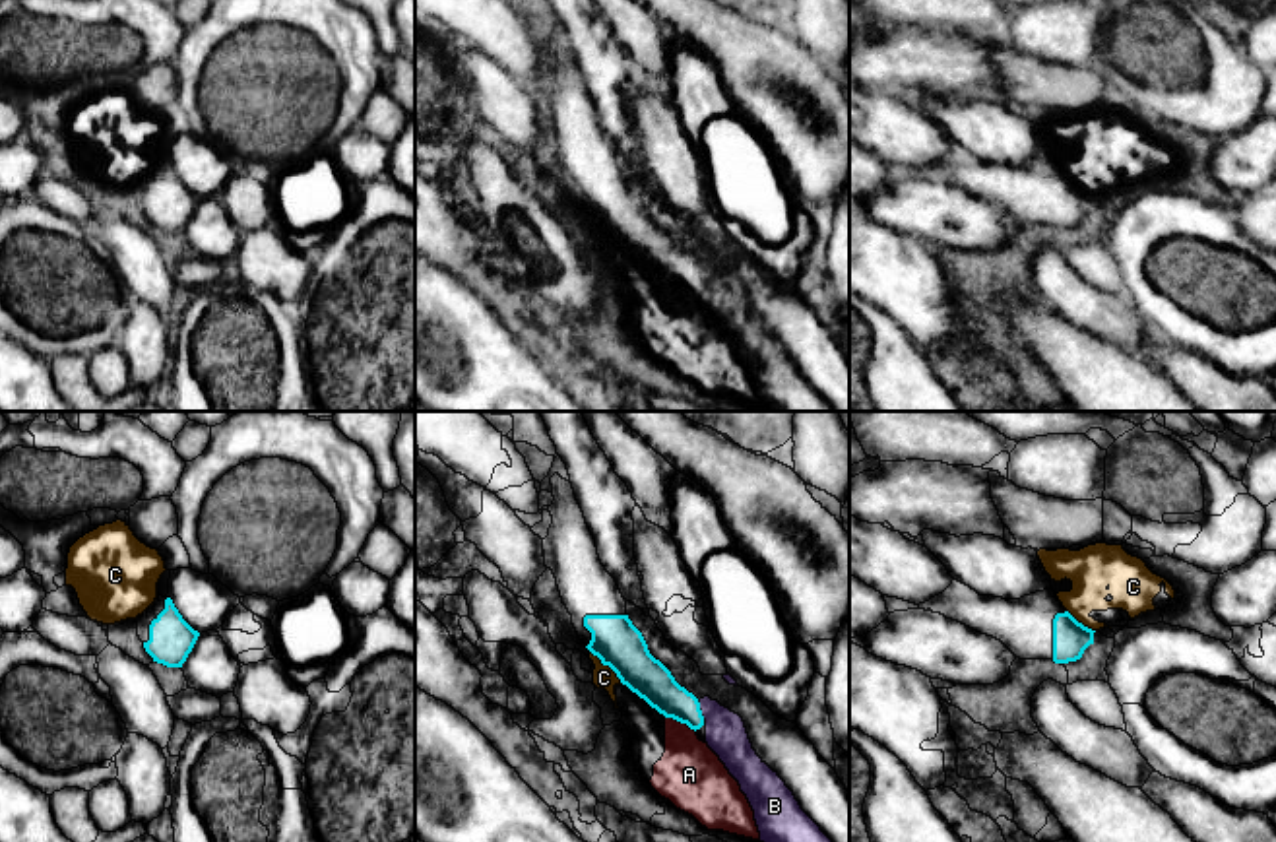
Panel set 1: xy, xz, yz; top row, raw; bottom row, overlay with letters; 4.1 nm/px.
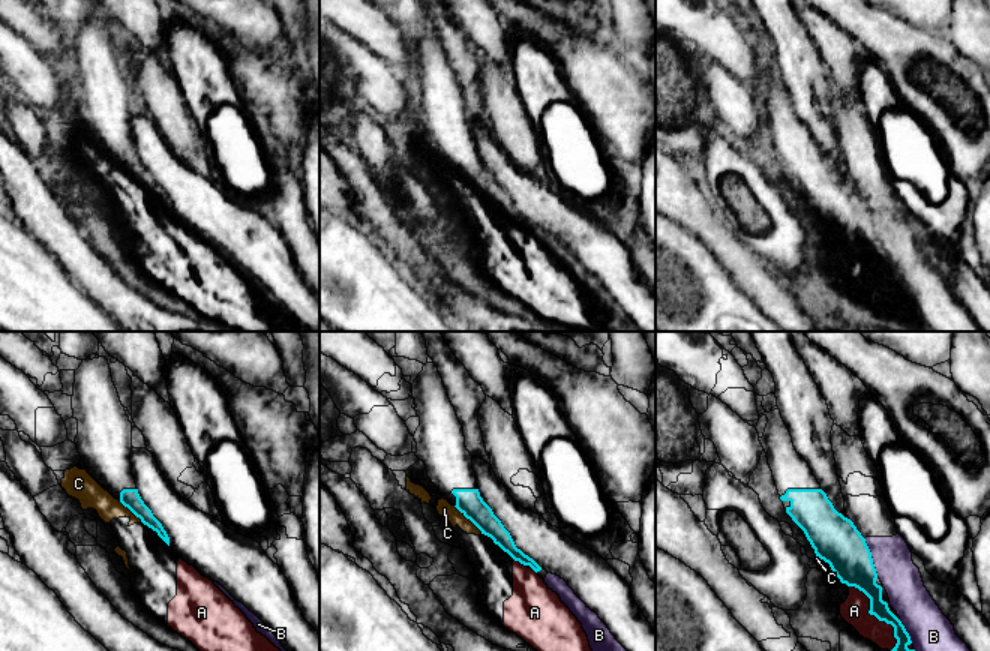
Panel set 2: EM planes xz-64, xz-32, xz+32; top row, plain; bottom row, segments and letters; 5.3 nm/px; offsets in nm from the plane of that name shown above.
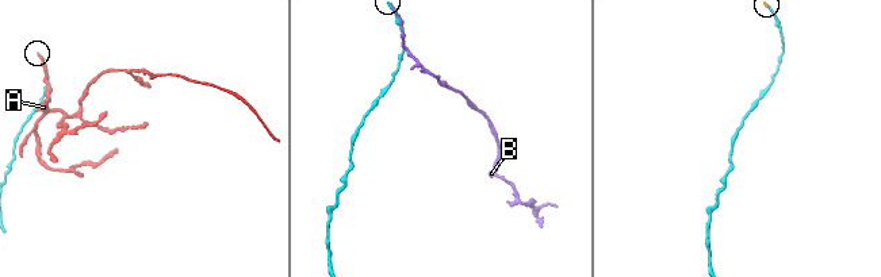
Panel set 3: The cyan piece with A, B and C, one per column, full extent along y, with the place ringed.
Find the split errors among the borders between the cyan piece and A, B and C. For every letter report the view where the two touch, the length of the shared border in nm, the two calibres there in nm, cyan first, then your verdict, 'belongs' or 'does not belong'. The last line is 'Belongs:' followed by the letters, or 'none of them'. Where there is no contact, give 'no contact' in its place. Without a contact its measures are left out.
A: xz | 140 nm | 170/280 nm | does not belong
B: xz | 90 nm | 170/170 nm | does not belong
C: xz | 200 nm | 200/100 nm | does not belong
Belongs: none of them

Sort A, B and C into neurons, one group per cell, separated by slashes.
A C / B

